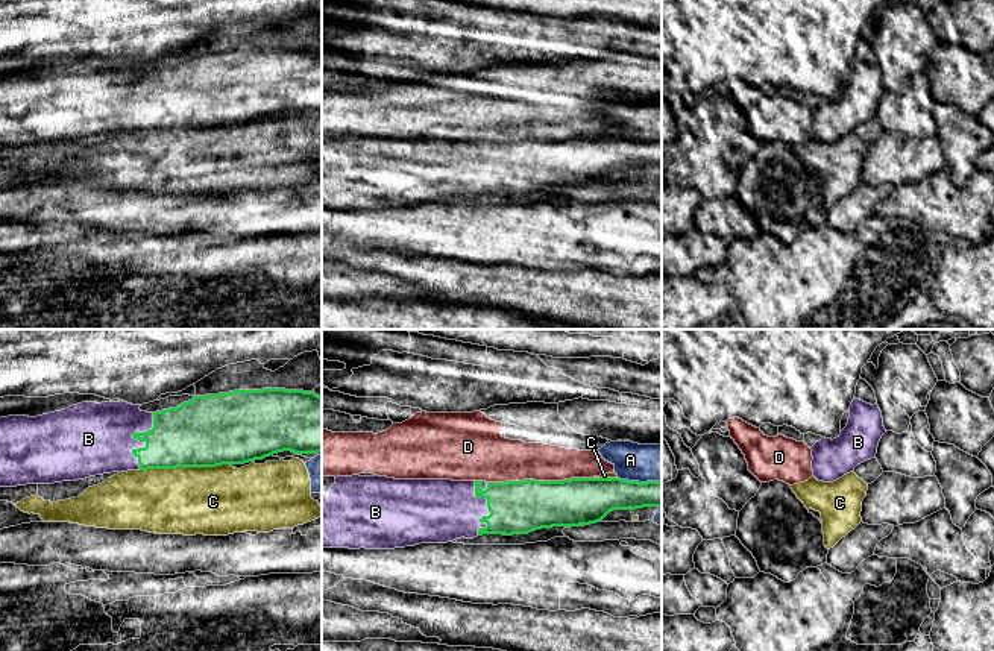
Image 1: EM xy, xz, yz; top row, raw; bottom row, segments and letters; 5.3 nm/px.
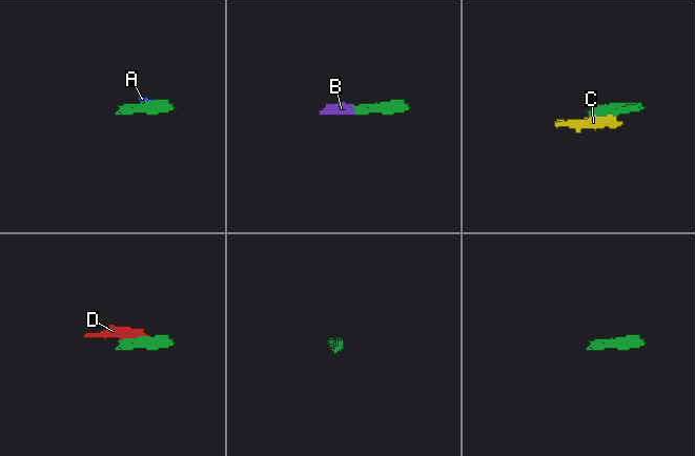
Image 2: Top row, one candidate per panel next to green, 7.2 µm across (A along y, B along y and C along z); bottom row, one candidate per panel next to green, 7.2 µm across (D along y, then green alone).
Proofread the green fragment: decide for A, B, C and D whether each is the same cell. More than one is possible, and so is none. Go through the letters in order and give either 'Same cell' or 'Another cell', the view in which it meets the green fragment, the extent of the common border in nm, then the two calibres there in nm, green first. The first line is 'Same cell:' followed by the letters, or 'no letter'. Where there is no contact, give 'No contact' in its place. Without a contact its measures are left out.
Same cell: B
A: Another cell. Touches green in xz. Shared border 240 nm. Thickness 220 nm (green) against 200 nm
B: Same cell. Touches green in xy. Shared border 320 nm. Thickness 320 nm (green) against 380 nm
C: Another cell. Touches green in xy. Shared border 480 nm. Thickness 380 nm (green) against 360 nm
D: Another cell. Touches green in xz. Shared border 550 nm. Thickness 280 nm (green) against 240 nm

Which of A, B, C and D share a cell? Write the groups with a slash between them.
A C / B / D

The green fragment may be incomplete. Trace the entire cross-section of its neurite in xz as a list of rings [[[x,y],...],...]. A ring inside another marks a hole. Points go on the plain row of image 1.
[[[322,135],[322,206],[395,209],[483,194],[528,194],[542,188],[601,182],[613,170],[662,167],[660,141],[571,138],[563,141],[452,141]]]

